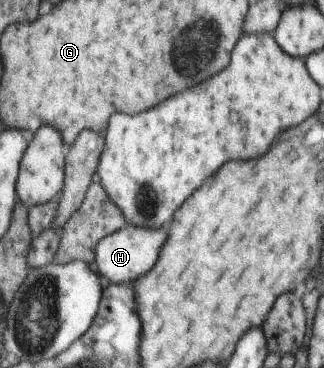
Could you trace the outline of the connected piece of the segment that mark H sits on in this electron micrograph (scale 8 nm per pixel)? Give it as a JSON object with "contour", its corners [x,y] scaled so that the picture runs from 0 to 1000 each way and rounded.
{"contour":[[[386,609],[377,622],[333,636],[302,658],[287,717],[306,734],[309,750],[330,755],[340,769],[404,766],[423,750],[448,745],[478,717],[478,701],[503,652],[509,652],[509,630],[491,620],[460,625],[460,620],[423,620],[423,614]]]}

